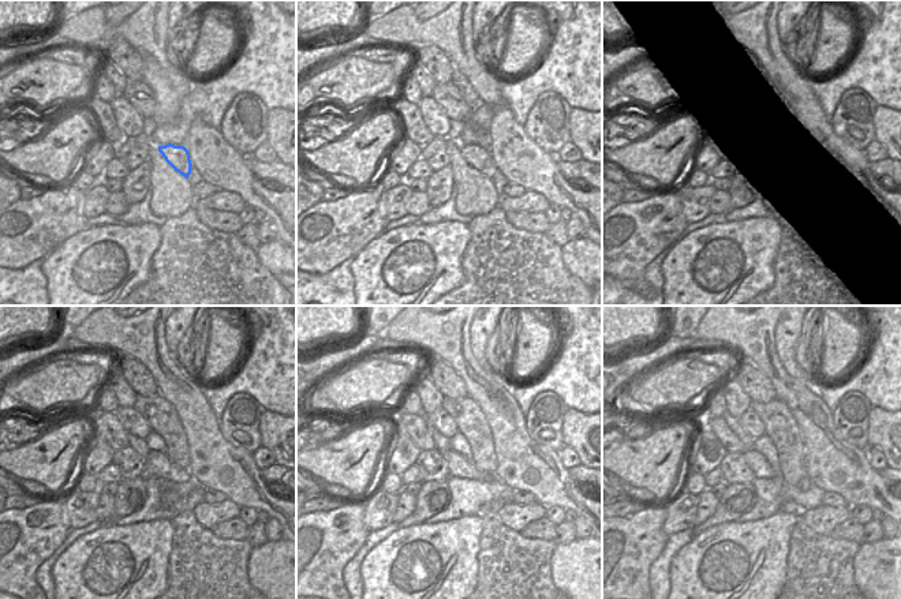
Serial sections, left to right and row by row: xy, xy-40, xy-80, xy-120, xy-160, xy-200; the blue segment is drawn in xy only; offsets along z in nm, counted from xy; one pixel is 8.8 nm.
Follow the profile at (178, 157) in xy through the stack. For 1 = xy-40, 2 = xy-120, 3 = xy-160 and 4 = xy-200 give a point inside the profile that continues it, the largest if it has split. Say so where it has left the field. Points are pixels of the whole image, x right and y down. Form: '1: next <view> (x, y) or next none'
1: next xy-40 (475, 156)
2: next xy-120 (157, 464)
3: next xy-160 (460, 467)
4: next xy-200 (759, 465)

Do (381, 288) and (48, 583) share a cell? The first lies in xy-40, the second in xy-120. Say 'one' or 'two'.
two

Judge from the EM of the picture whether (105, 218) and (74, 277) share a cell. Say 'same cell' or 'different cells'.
different cells

